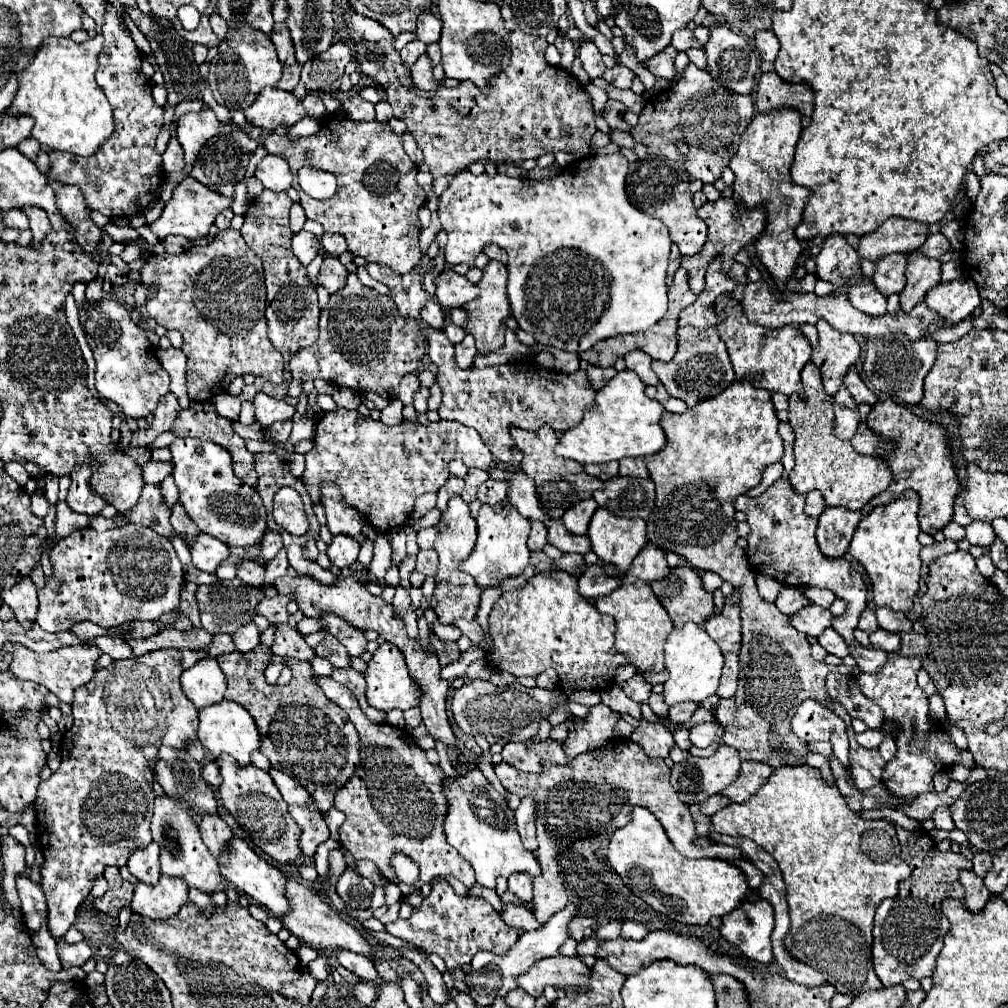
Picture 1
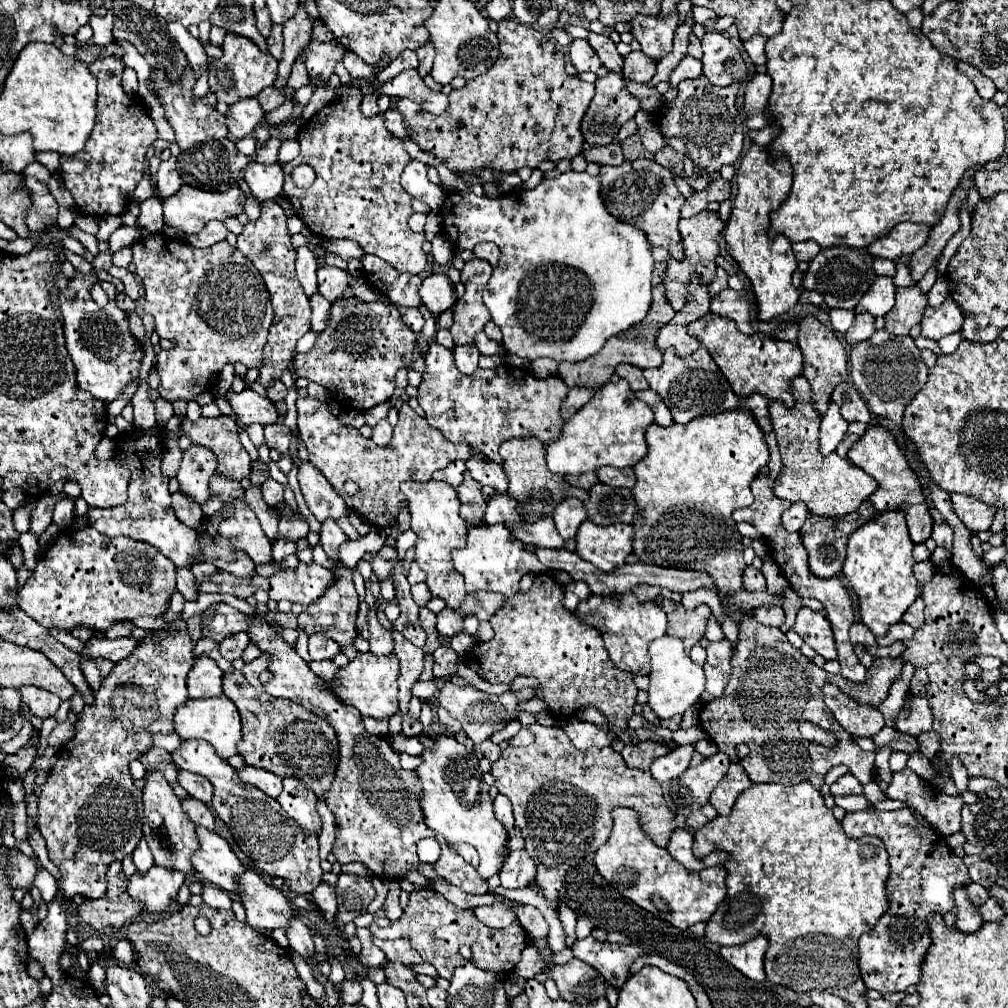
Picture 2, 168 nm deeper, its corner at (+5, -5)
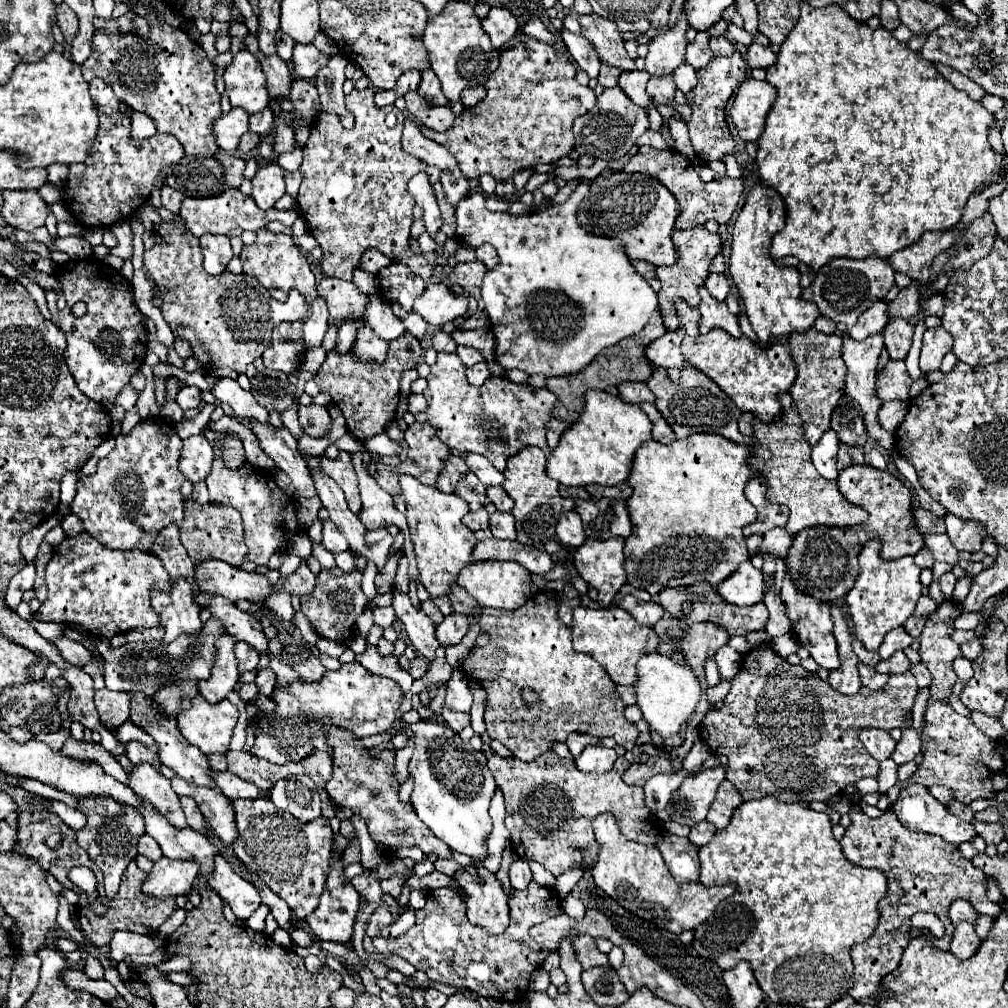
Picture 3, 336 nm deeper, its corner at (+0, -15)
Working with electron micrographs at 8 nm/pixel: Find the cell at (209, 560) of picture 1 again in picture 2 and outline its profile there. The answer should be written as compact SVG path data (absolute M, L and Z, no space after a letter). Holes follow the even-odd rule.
M154 425L150 429L134 429L130 433L122 433L116 441L116 459L122 465L128 465L130 469L130 485L128 485L128 501L120 507L112 507L112 509L96 509L90 507L88 511L88 521L90 525L104 533L106 537L130 537L136 541L144 541L156 549L160 549L160 553L164 553L164 557L168 557L176 567L182 565L190 565L192 557L200 551L200 543L198 543L198 535L194 529L186 527L180 521L172 521L168 525L168 519L176 519L174 511L172 511L172 501L170 501L170 491L168 491L168 477L162 475L160 471L160 463L162 463L162 445L164 441L160 441L160 433L164 433L164 427Z

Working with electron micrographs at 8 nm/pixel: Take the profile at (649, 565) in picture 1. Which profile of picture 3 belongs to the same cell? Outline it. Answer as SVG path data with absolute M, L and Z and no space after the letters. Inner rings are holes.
M631 603L625 607L641 625L655 625L663 617L663 607L659 603Z

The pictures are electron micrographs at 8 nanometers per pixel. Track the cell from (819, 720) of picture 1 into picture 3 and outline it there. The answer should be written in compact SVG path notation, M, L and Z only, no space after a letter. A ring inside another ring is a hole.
M851 805L849 817L851 825L841 837L845 857L861 867L879 867L889 881L889 891L879 901L881 917L875 933L851 951L855 961L855 985L849 995L855 999L891 997L891 991L881 985L881 981L887 973L897 969L901 953L909 941L919 935L919 929L911 927L911 915L927 911L935 913L941 921L947 923L947 911L955 899L971 901L981 915L989 917L999 917L1005 913L1005 909L987 897L987 885L983 883L985 875L959 853L959 847L949 847L949 843L937 835L909 831L901 825L891 809L887 809L881 819L871 819L861 811L859 805Z

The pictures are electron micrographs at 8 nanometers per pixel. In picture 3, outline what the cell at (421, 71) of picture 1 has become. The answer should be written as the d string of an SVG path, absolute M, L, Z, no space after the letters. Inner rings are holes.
M417 91L405 93L407 111L425 127L431 127L433 131L447 131L453 121L455 113L449 105L429 105L427 99L423 99Z

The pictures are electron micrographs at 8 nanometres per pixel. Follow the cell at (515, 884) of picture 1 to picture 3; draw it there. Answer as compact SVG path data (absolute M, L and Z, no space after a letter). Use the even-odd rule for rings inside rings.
M515 859L511 863L511 869L509 869L509 877L511 877L511 887L515 891L523 891L527 889L527 885L531 883L531 869L529 869L529 863L525 859Z

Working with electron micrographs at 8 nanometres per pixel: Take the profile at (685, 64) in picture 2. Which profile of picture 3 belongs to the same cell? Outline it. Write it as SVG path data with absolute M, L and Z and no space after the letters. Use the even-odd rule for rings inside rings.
M681 63L681 67L677 67L677 71L673 71L673 79L679 91L687 93L697 85L697 73L689 63Z

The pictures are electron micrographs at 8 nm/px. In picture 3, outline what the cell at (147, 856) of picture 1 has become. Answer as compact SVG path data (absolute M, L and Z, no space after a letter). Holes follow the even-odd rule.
M143 835L141 839L139 839L139 843L137 843L137 851L141 853L141 855L145 855L149 861L153 861L153 863L157 863L161 857L163 857L163 853L161 853L161 849L157 847L157 841L151 837L151 835Z

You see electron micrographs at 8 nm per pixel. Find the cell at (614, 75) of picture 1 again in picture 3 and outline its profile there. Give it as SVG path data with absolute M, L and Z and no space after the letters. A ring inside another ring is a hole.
M619 87L605 89L603 95L597 97L597 105L593 111L585 113L573 123L573 135L575 135L575 151L581 155L591 155L595 159L621 159L625 157L631 147L635 145L635 139L643 135L649 129L649 119L643 107L635 105Z

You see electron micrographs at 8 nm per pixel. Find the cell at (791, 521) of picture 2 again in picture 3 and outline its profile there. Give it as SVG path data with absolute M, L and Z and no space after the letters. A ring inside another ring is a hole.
M775 527L763 535L763 543L761 543L759 551L761 553L773 553L773 555L785 559L791 545L793 545L793 539L795 539L795 535L789 533L785 527Z

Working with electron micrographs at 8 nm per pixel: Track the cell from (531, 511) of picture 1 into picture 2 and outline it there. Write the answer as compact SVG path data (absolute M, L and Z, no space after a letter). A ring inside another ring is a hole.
M472 455L472 459L466 461L466 467L470 471L470 475L480 483L480 485L488 485L494 491L506 493L508 489L508 479L506 473L502 469L502 465L488 461L484 455Z

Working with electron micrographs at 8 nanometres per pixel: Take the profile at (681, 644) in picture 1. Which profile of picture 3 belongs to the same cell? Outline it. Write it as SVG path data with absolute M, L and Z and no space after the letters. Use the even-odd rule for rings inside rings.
M661 653L643 655L637 663L637 705L643 711L643 719L655 729L661 737L679 733L687 717L693 713L701 699L701 683L691 667L675 663L671 657Z

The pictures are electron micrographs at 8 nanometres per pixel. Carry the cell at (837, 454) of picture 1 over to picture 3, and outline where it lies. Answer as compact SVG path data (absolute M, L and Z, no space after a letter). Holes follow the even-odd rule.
M783 393L779 397L783 405L783 413L773 423L763 423L755 417L755 437L761 443L753 449L753 457L749 459L749 465L755 469L757 475L761 475L767 481L767 501L787 505L791 515L787 521L787 529L793 533L799 533L805 527L817 527L817 525L831 525L831 527L853 527L859 523L865 523L867 511L859 505L853 505L845 501L841 495L837 481L829 481L817 473L817 469L811 463L811 445L805 443L805 431L803 421L797 415L795 401L791 393Z

